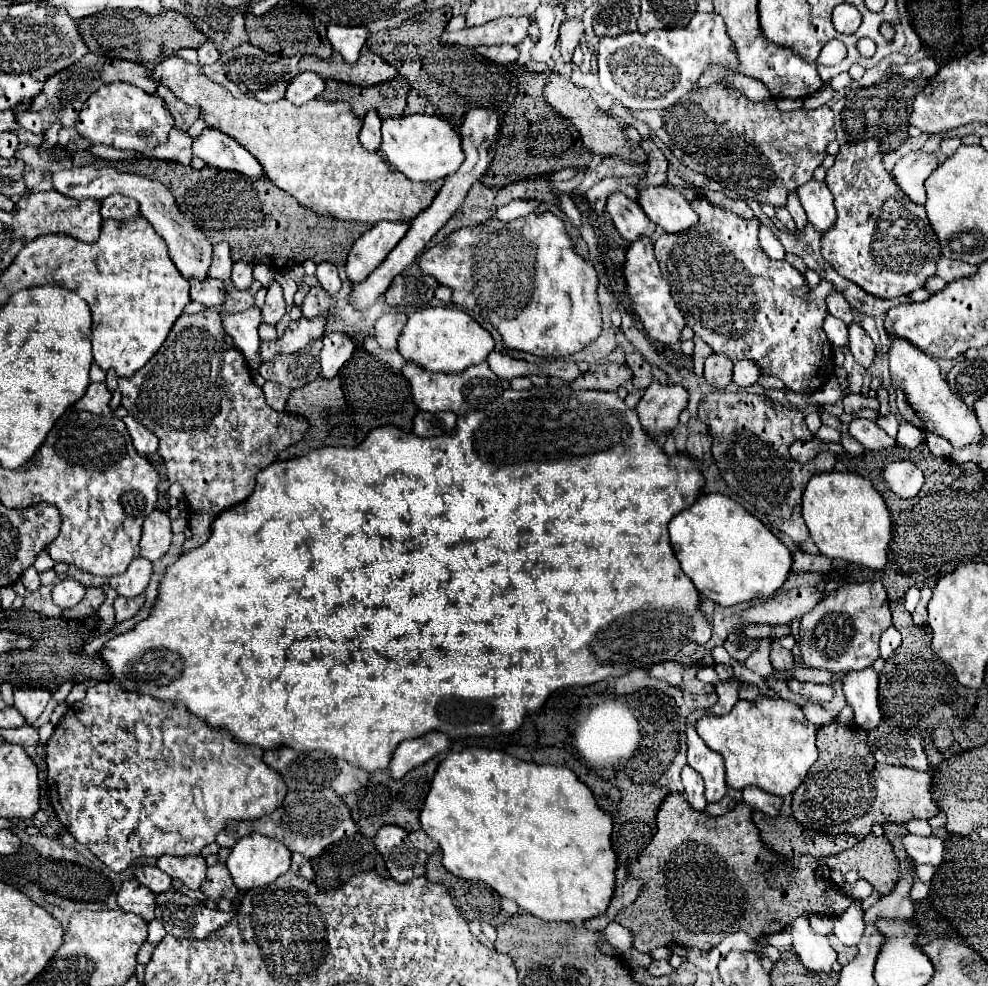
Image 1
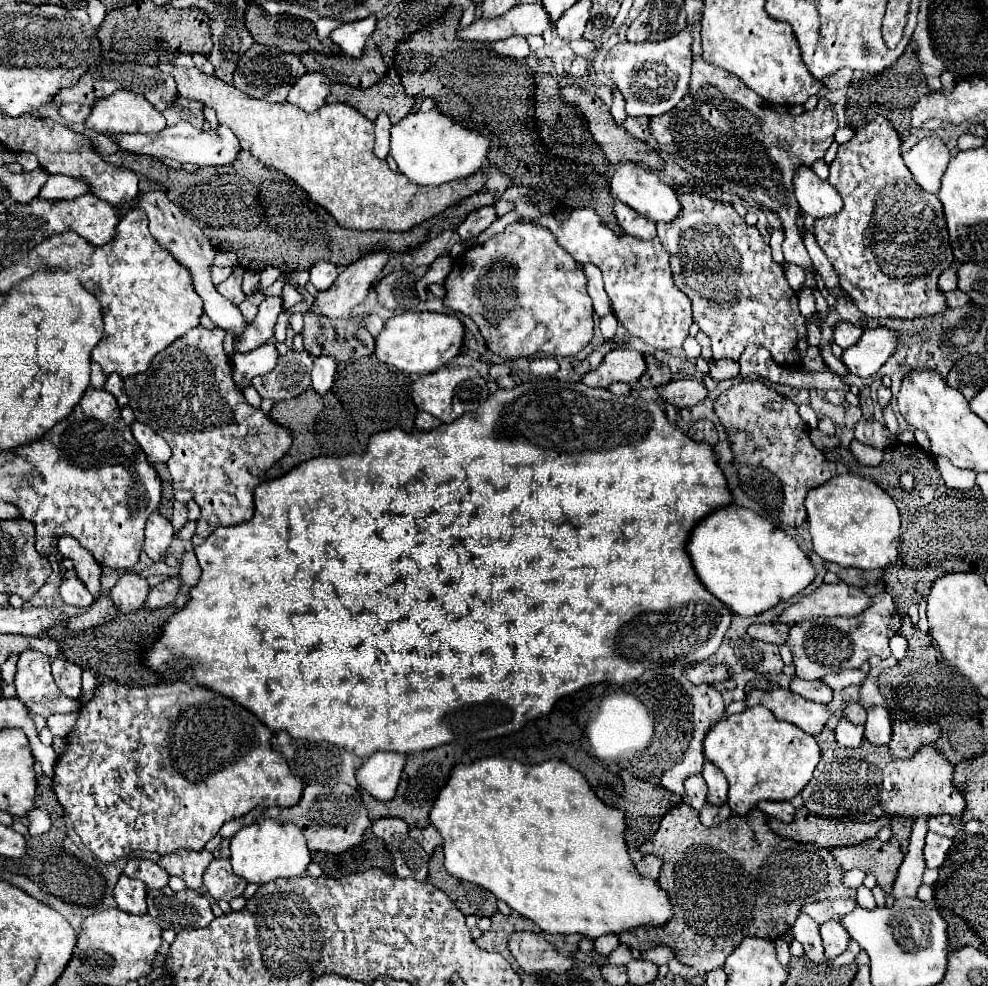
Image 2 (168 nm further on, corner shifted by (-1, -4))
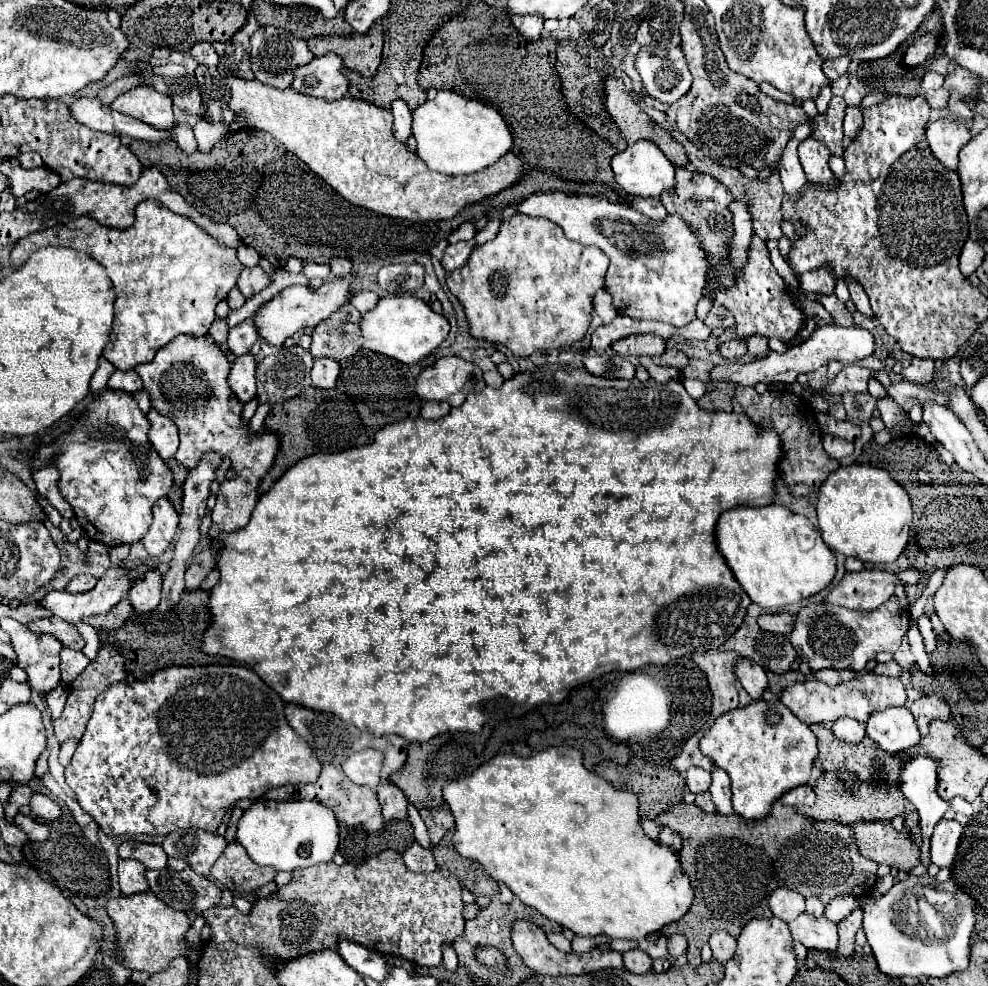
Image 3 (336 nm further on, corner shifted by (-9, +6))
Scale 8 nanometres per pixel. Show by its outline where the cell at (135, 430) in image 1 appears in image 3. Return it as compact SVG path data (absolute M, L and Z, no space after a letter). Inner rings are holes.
M150 408L150 412L146 416L150 420L148 438L150 438L152 446L156 448L160 458L164 458L164 460L174 458L176 450L178 450L178 428L176 428L176 424L172 420L168 420L166 416L158 414L154 408Z

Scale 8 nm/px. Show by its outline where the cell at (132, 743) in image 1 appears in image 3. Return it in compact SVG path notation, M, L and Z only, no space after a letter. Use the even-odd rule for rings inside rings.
M218 664L218 666L168 666L162 670L156 670L146 680L134 680L134 682L116 682L106 688L96 698L92 718L86 726L84 736L78 742L78 748L72 756L72 762L66 768L66 784L72 788L78 804L88 812L100 830L106 836L136 836L136 834L148 834L148 836L168 836L170 832L182 830L182 828L202 828L206 832L216 834L218 826L222 824L224 814L236 806L240 798L258 798L264 792L286 786L286 784L312 784L318 780L320 764L312 756L310 746L288 726L284 718L284 702L276 692L266 686L252 670L238 664Z

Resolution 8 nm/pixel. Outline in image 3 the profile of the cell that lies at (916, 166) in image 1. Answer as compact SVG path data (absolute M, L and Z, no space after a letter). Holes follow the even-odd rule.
M942 116L930 122L926 128L926 140L928 140L932 154L948 170L956 170L958 152L970 138L972 136L970 136L968 126L954 116Z

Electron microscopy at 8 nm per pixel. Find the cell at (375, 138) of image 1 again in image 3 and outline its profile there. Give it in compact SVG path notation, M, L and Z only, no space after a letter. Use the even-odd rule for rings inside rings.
M394 100L390 106L390 112L394 116L394 138L398 142L406 142L412 134L412 114L404 100Z

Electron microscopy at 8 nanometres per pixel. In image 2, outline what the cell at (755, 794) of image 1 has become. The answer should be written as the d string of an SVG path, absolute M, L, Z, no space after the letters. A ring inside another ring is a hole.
M760 802L758 808L760 808L764 814L768 814L768 816L772 816L772 818L778 818L778 820L782 820L782 822L792 822L794 812L796 812L790 802Z

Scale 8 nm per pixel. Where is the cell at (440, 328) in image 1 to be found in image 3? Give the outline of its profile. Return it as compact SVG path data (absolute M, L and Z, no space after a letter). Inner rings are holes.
M410 294L384 296L372 312L362 316L362 336L366 340L364 348L386 354L404 364L414 364L430 356L448 338L448 332L450 324L446 316L434 312L424 300Z

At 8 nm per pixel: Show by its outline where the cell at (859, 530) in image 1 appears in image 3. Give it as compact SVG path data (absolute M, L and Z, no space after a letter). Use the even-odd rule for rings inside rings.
M868 464L840 466L820 486L816 510L822 540L844 556L872 564L894 562L908 544L912 522L910 496L882 468Z

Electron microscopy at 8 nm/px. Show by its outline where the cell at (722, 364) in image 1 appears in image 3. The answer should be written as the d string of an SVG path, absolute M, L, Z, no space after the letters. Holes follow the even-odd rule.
M740 338L730 340L730 342L724 342L724 344L720 346L720 354L722 354L722 358L726 358L726 360L740 360L746 352L748 352L748 350L746 350L746 342L740 340Z

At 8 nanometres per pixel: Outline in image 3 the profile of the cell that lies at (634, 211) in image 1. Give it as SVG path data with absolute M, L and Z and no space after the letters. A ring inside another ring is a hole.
M634 198L632 204L630 204L636 212L648 216L650 220L656 220L656 222L662 222L668 214L660 202L660 198Z

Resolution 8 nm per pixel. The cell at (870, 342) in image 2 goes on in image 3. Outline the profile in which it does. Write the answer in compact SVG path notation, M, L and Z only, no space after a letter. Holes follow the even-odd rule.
M820 326L816 328L816 332L802 344L792 346L788 352L778 354L778 352L768 352L768 356L754 360L754 362L742 362L742 364L720 364L714 366L710 372L710 382L734 382L734 384L744 384L744 386L754 386L758 382L764 384L772 384L772 382L784 382L784 384L792 384L794 378L802 372L814 372L822 366L826 366L832 360L844 362L844 364L858 364L860 360L872 356L876 352L876 342L874 336L860 328L860 326L852 326L852 328L842 328L842 326Z

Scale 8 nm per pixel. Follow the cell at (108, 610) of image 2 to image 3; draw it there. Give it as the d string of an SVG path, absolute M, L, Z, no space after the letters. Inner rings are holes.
M124 596L124 600L120 600L120 604L116 604L110 612L98 614L98 616L90 616L84 622L90 624L90 626L94 626L94 628L118 628L118 626L124 624L124 620L130 614L132 614L132 604L130 604L128 596Z

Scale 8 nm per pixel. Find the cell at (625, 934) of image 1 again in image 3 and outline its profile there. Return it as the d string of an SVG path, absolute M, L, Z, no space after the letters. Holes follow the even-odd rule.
M576 936L572 940L572 950L574 952L590 952L592 948L598 948L598 946L606 944L606 942L610 942L608 936L594 936L594 938L586 938L586 936L580 938L580 936Z

